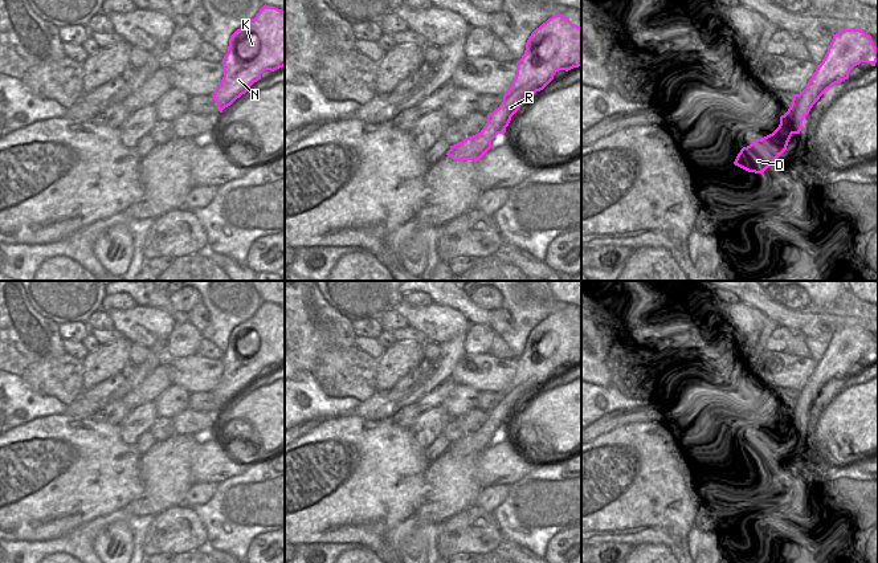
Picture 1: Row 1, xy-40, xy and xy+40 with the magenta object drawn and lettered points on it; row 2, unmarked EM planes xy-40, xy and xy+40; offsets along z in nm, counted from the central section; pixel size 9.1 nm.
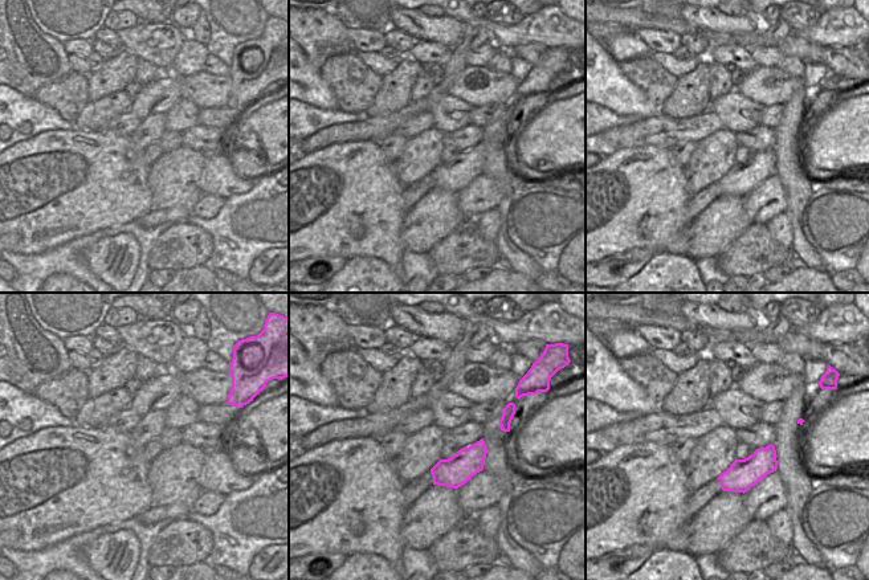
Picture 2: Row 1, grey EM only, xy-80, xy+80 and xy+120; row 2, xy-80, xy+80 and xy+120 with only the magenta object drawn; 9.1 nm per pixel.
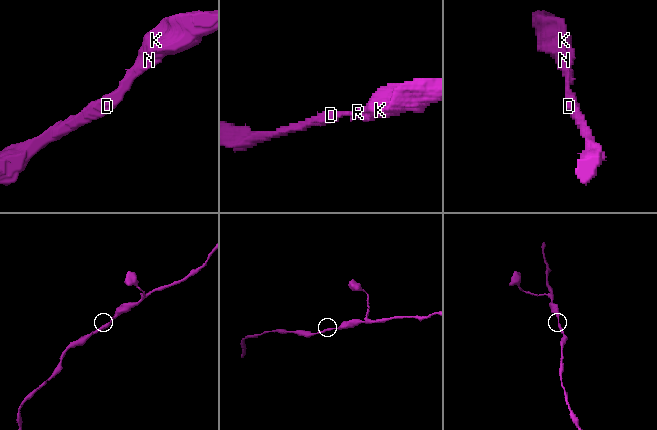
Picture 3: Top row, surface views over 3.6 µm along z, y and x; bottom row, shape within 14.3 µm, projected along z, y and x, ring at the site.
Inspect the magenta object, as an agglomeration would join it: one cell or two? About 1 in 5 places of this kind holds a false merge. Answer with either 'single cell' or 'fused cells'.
single cell

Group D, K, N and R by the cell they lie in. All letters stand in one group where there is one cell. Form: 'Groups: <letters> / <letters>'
Groups: D K N R

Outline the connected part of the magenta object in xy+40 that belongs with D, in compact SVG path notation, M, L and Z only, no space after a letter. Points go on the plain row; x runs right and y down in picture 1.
M842 326L833 331L828 348L806 384L800 391L792 391L792 400L780 413L779 424L743 444L734 461L748 469L763 470L787 446L791 433L800 431L804 415L828 385L848 376L849 368L861 359L875 363L877 358L878 346L870 331L861 326Z

